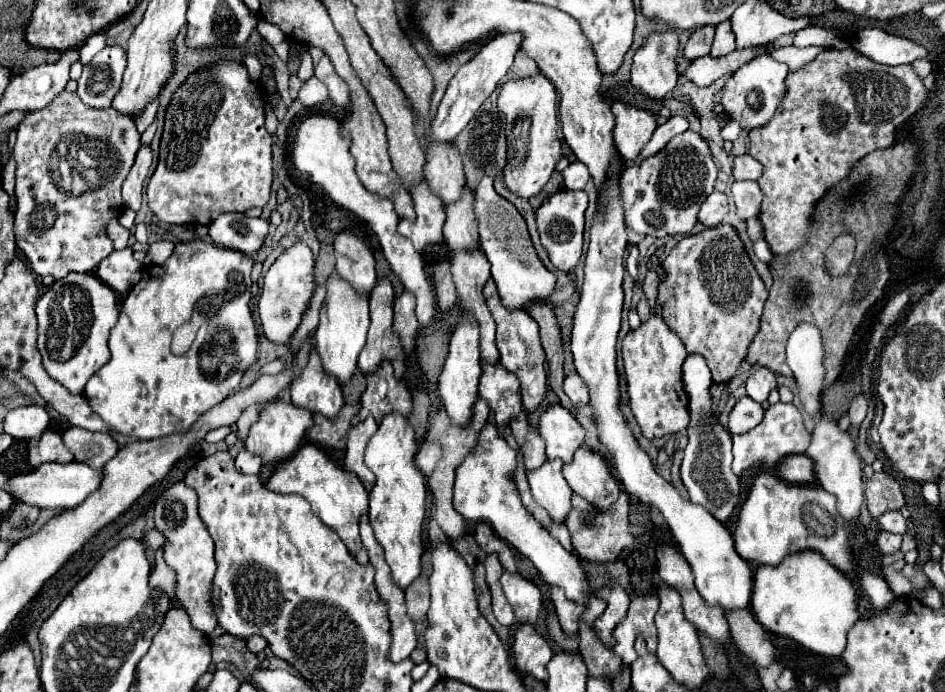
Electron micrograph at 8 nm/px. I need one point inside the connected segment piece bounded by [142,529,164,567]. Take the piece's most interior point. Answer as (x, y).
(153, 540)

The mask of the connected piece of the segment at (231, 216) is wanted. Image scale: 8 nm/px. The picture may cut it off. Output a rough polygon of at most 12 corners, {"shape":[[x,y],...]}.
{"shape":[[226,213],[210,225],[220,247],[256,253],[270,223]]}

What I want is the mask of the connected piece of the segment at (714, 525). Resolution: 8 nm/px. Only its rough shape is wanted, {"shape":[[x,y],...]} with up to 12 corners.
{"shape":[[620,175],[602,183],[572,355],[632,497],[660,509],[708,605],[750,605],[732,533],[660,477],[618,409],[628,245]]}

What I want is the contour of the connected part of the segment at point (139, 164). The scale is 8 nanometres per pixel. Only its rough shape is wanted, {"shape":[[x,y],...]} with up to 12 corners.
{"shape":[[140,147],[122,183],[124,207],[138,211],[142,183],[152,163],[150,147]]}

